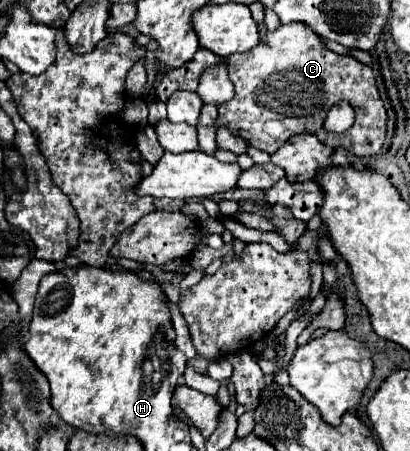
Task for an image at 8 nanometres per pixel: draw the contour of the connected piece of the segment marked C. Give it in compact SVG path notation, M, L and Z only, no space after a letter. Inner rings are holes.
M292 21L272 33L268 31L254 49L230 57L228 73L236 95L232 101L218 105L218 125L240 133L250 147L274 153L294 135L316 133L324 145L344 147L358 157L382 151L388 115L372 69L350 55L330 51L308 25ZM336 101L348 101L356 111L356 121L344 133L326 133L324 119Z

